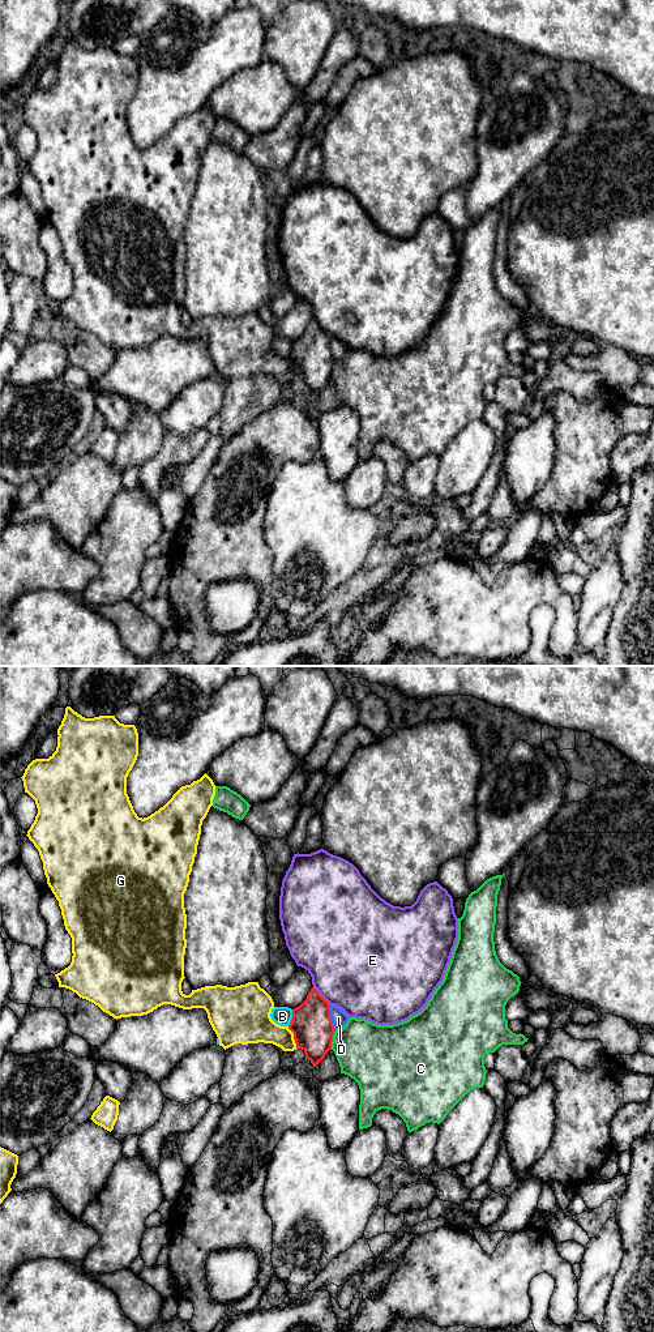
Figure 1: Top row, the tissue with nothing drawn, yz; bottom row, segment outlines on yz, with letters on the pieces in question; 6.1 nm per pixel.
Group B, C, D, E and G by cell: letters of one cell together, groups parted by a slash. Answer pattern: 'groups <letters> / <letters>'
groups B / C / D / E / G

